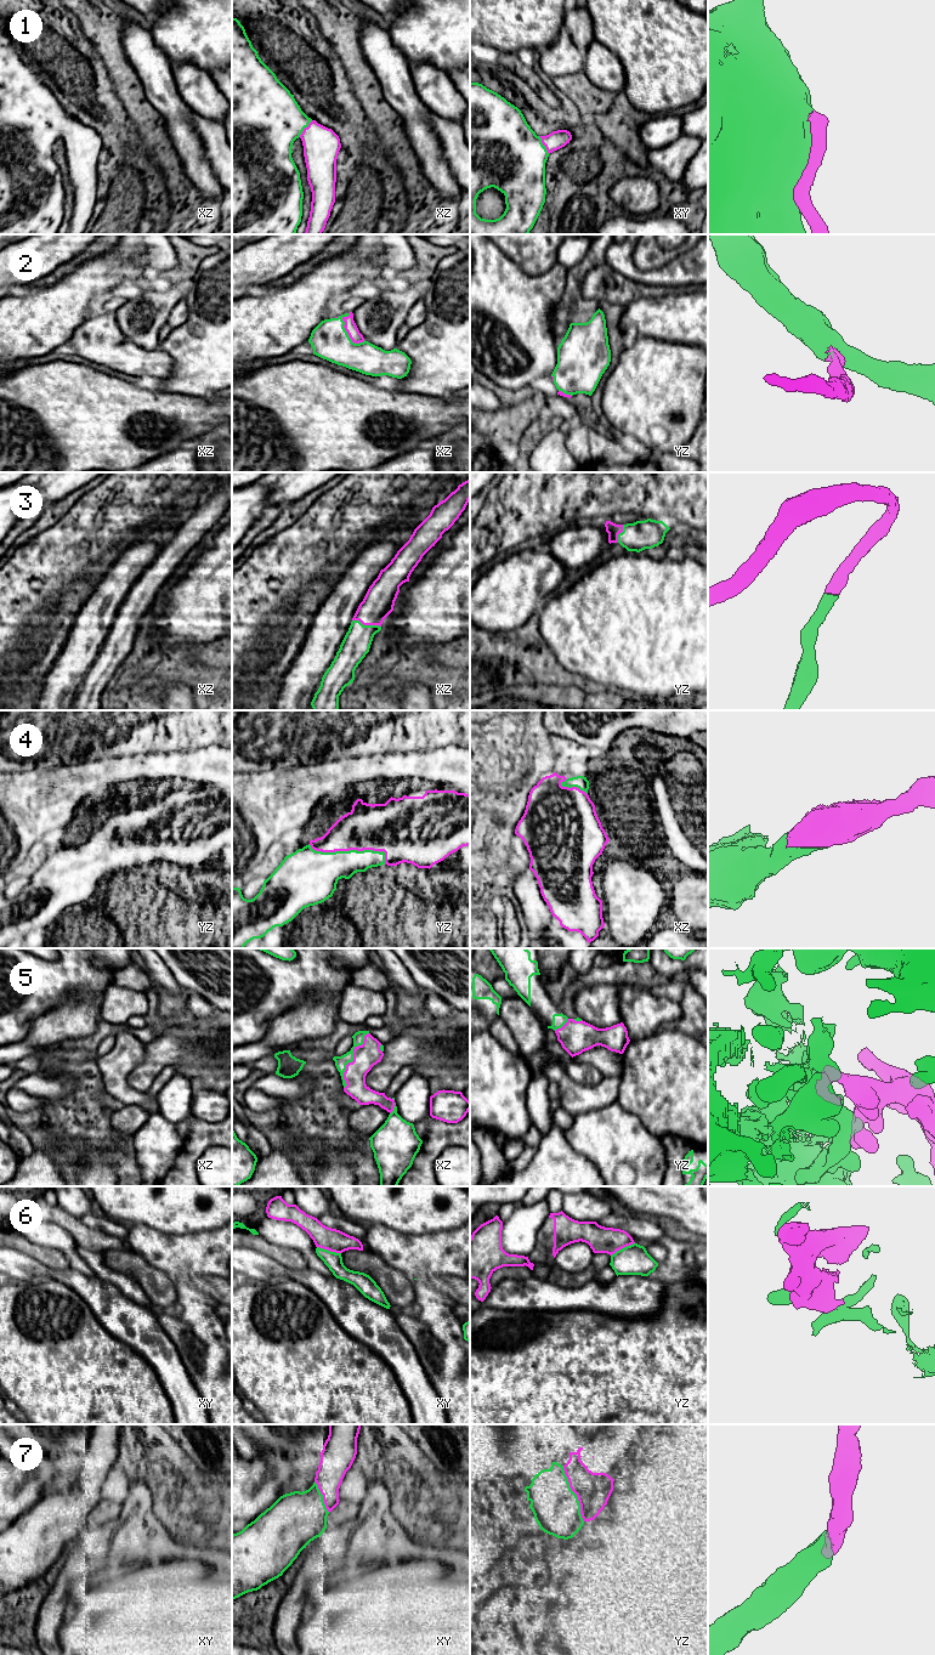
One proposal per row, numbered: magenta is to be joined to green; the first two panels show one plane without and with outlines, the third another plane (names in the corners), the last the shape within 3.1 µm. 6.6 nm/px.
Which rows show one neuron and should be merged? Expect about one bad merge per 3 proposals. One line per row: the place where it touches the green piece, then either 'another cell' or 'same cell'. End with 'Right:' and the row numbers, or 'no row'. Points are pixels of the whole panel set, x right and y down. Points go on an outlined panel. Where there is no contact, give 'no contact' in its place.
1: meets green in xy at (542, 145); same cell
2: meets green in xz at (347, 334); same cell
3: meets green in xz at (367, 625); same cell
4: meets green in yz at (352, 850); same cell
5: meets green in xz at (352, 1060); same cell
6: meets green in xy at (329, 1251); another cell
7: meets green in yz at (574, 1494); same cell
Right: 1, 2, 3, 4, 5, 7

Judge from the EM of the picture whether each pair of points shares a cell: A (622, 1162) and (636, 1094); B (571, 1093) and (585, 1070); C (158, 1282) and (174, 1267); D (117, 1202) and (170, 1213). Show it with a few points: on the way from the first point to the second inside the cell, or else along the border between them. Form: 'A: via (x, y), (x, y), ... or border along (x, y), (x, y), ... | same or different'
A: border along (616, 1101), (633, 1112), (652, 1134) | different
B: border along (565, 1070), (584, 1084), (596, 1084), (602, 1078) | different
C: border along (142, 1258), (170, 1277) | different
D: via (130, 1202), (157, 1202) | same

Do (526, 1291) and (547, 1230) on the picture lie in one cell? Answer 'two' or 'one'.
two

